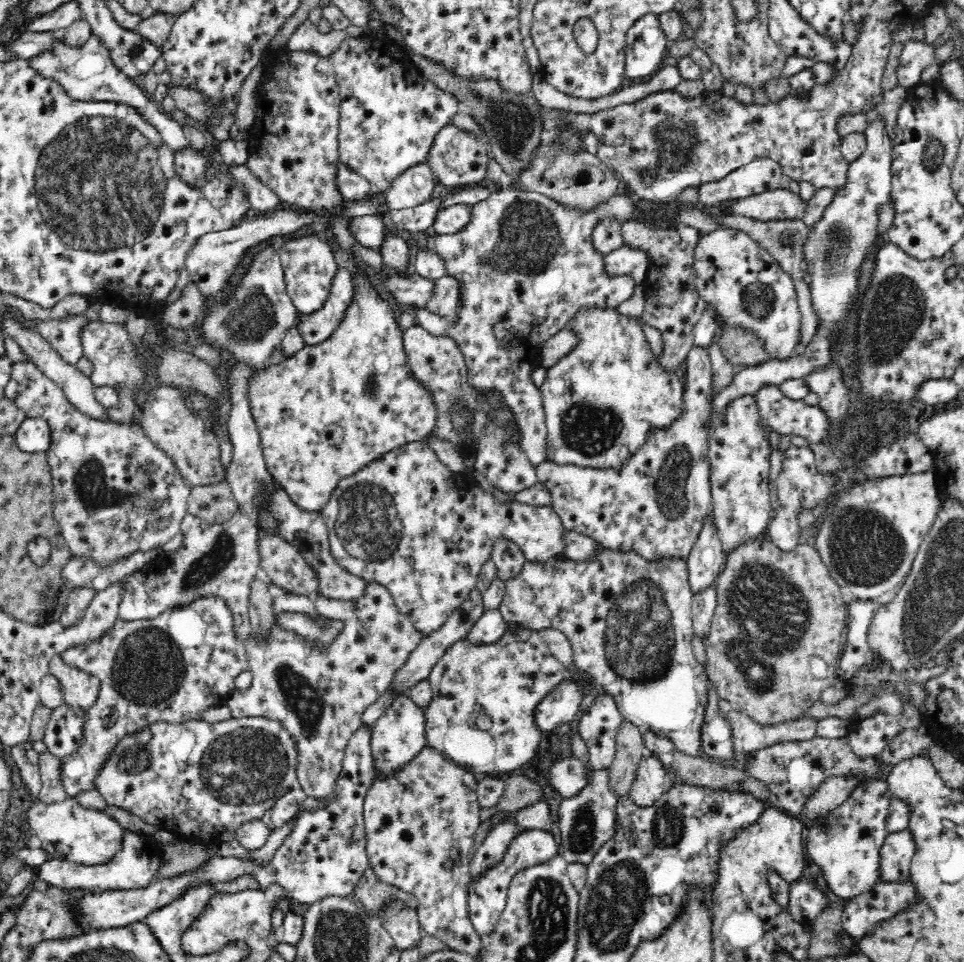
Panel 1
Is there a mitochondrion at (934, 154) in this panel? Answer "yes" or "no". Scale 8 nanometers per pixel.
yes

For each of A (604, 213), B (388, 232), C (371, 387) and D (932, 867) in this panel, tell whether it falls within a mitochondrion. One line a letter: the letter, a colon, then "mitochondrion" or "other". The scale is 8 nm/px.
A: other
B: other
C: mitochondrion
D: other

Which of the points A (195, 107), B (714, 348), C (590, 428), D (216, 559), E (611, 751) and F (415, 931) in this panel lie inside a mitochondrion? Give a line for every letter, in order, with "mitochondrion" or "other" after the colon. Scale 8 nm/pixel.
A: other
B: other
C: mitochondrion
D: mitochondrion
E: other
F: other

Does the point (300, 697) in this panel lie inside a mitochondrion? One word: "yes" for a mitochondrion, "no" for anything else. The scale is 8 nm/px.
yes

